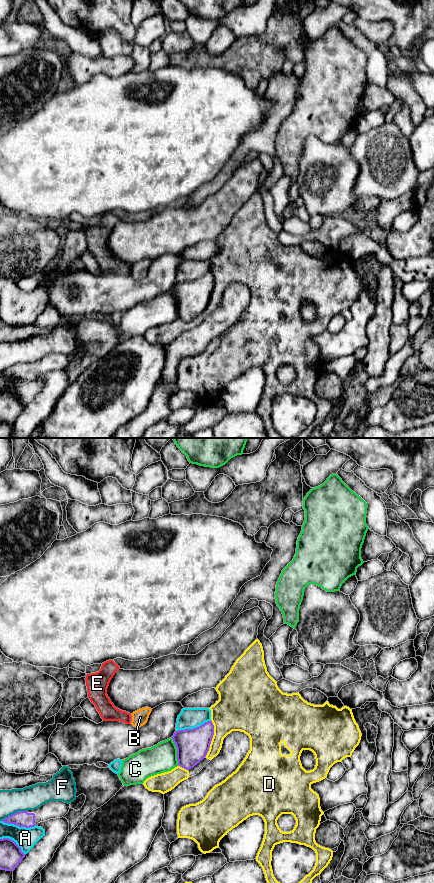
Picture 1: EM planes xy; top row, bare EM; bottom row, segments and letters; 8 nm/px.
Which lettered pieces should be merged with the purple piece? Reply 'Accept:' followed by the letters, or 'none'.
Accept: none

